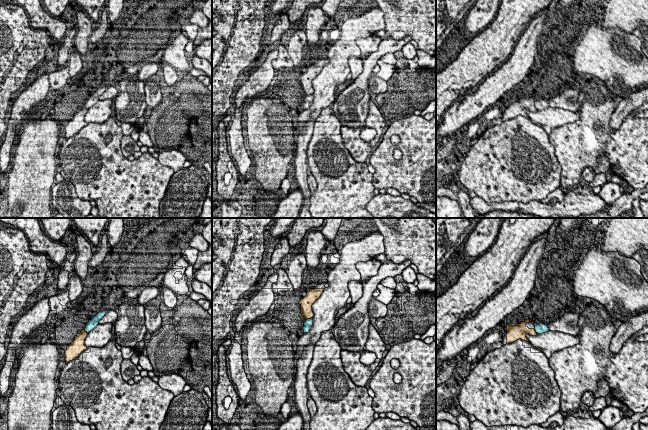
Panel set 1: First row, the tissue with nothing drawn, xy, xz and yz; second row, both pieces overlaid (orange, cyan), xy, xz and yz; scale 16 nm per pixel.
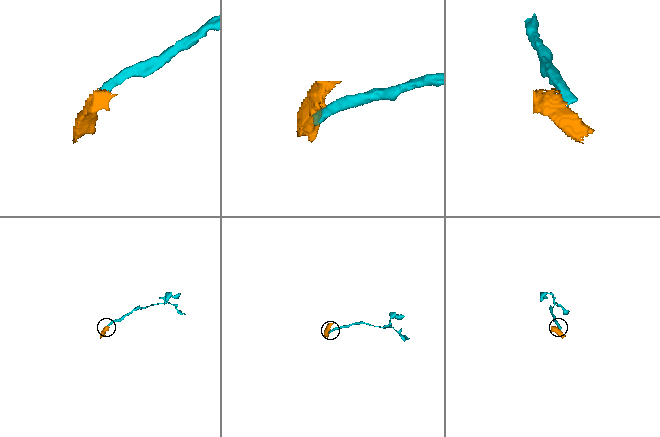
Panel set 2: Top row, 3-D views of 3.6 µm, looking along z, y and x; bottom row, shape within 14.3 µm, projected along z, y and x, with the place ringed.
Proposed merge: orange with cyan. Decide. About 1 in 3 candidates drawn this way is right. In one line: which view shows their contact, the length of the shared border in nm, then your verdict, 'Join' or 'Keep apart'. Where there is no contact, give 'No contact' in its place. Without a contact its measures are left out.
Touches orange in xz. Shared border 120 nm. Keep apart

